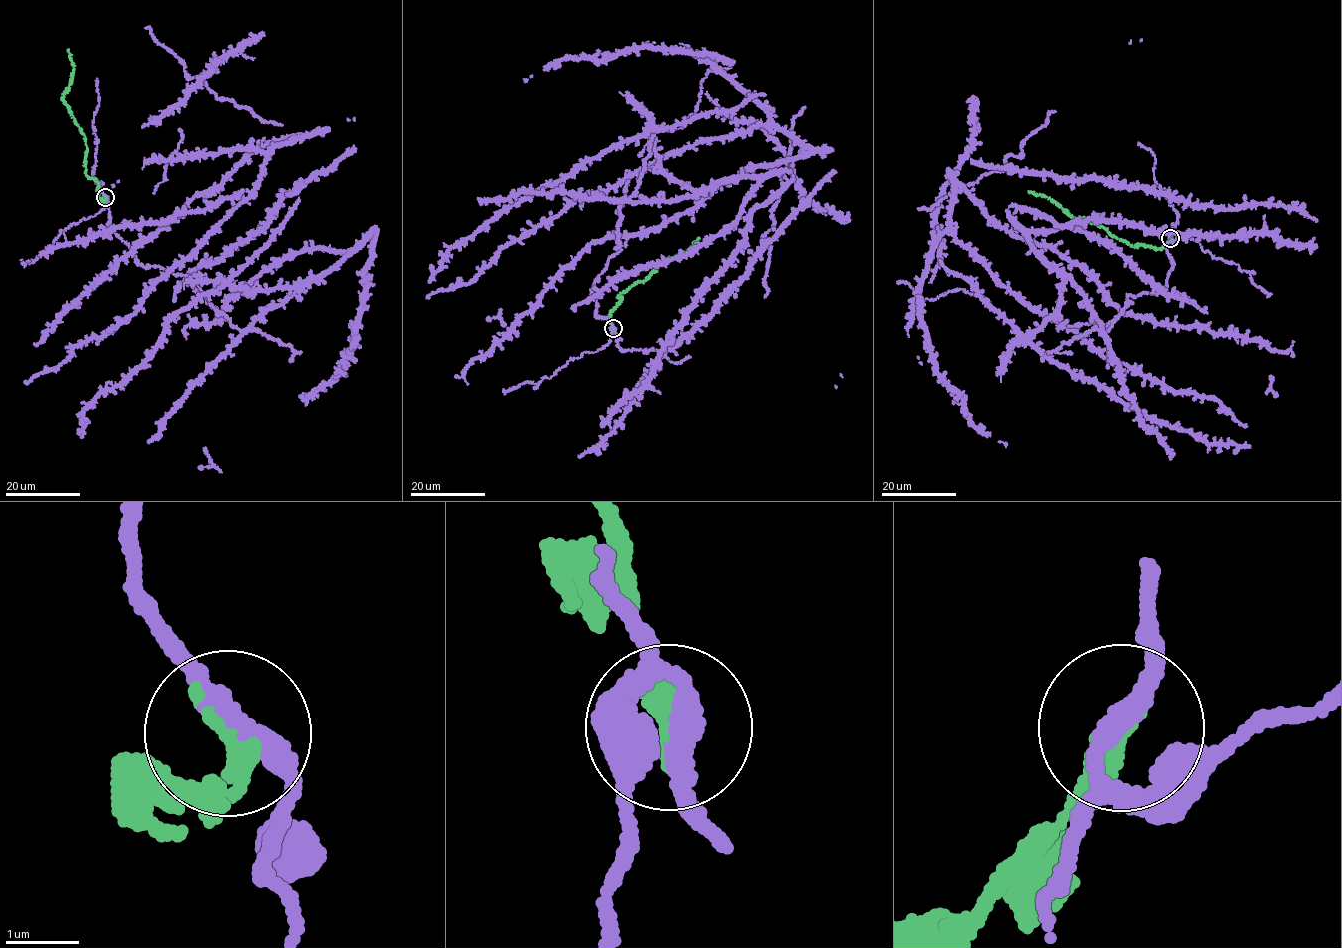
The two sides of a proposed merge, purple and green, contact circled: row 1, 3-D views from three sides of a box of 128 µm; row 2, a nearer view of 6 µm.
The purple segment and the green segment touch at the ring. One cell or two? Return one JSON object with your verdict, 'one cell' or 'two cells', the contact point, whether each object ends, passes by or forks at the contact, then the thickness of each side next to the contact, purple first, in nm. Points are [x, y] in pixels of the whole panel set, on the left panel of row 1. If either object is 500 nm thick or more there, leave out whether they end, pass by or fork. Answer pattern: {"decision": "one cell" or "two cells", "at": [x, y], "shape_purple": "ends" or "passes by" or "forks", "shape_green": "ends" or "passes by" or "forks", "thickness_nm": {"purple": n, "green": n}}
{"decision": "two cells", "at": [105, 197], "shape_purple": "passes by", "shape_green": "ends", "thickness_nm": {"purple": 280, "green": 280}}

